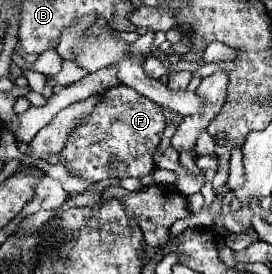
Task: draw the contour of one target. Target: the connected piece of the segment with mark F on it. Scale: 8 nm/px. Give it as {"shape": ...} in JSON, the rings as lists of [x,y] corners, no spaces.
{"shape":[[[123,84],[109,88],[97,102],[93,112],[71,132],[65,148],[61,150],[63,166],[71,176],[79,176],[89,182],[105,178],[143,178],[153,166],[151,148],[159,146],[165,130],[165,116],[161,108]]]}

